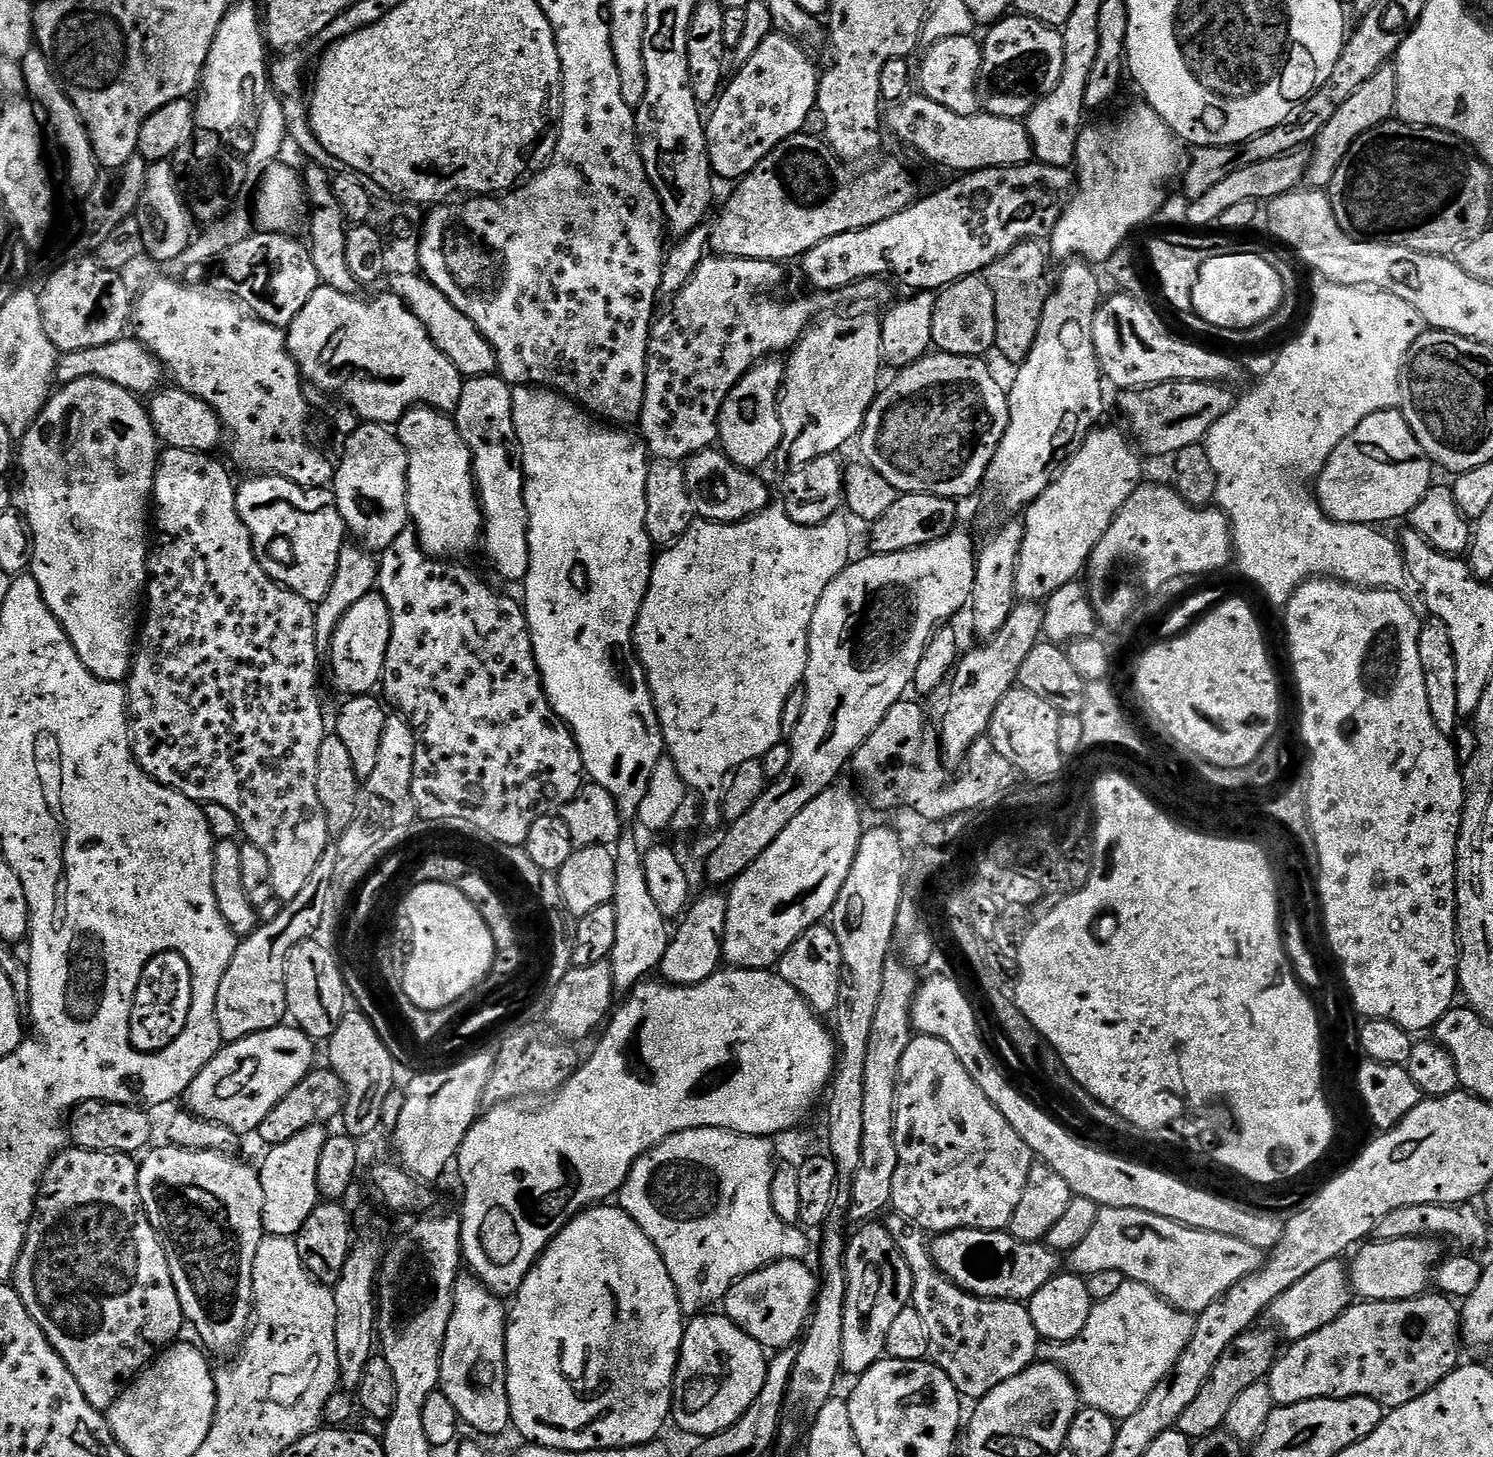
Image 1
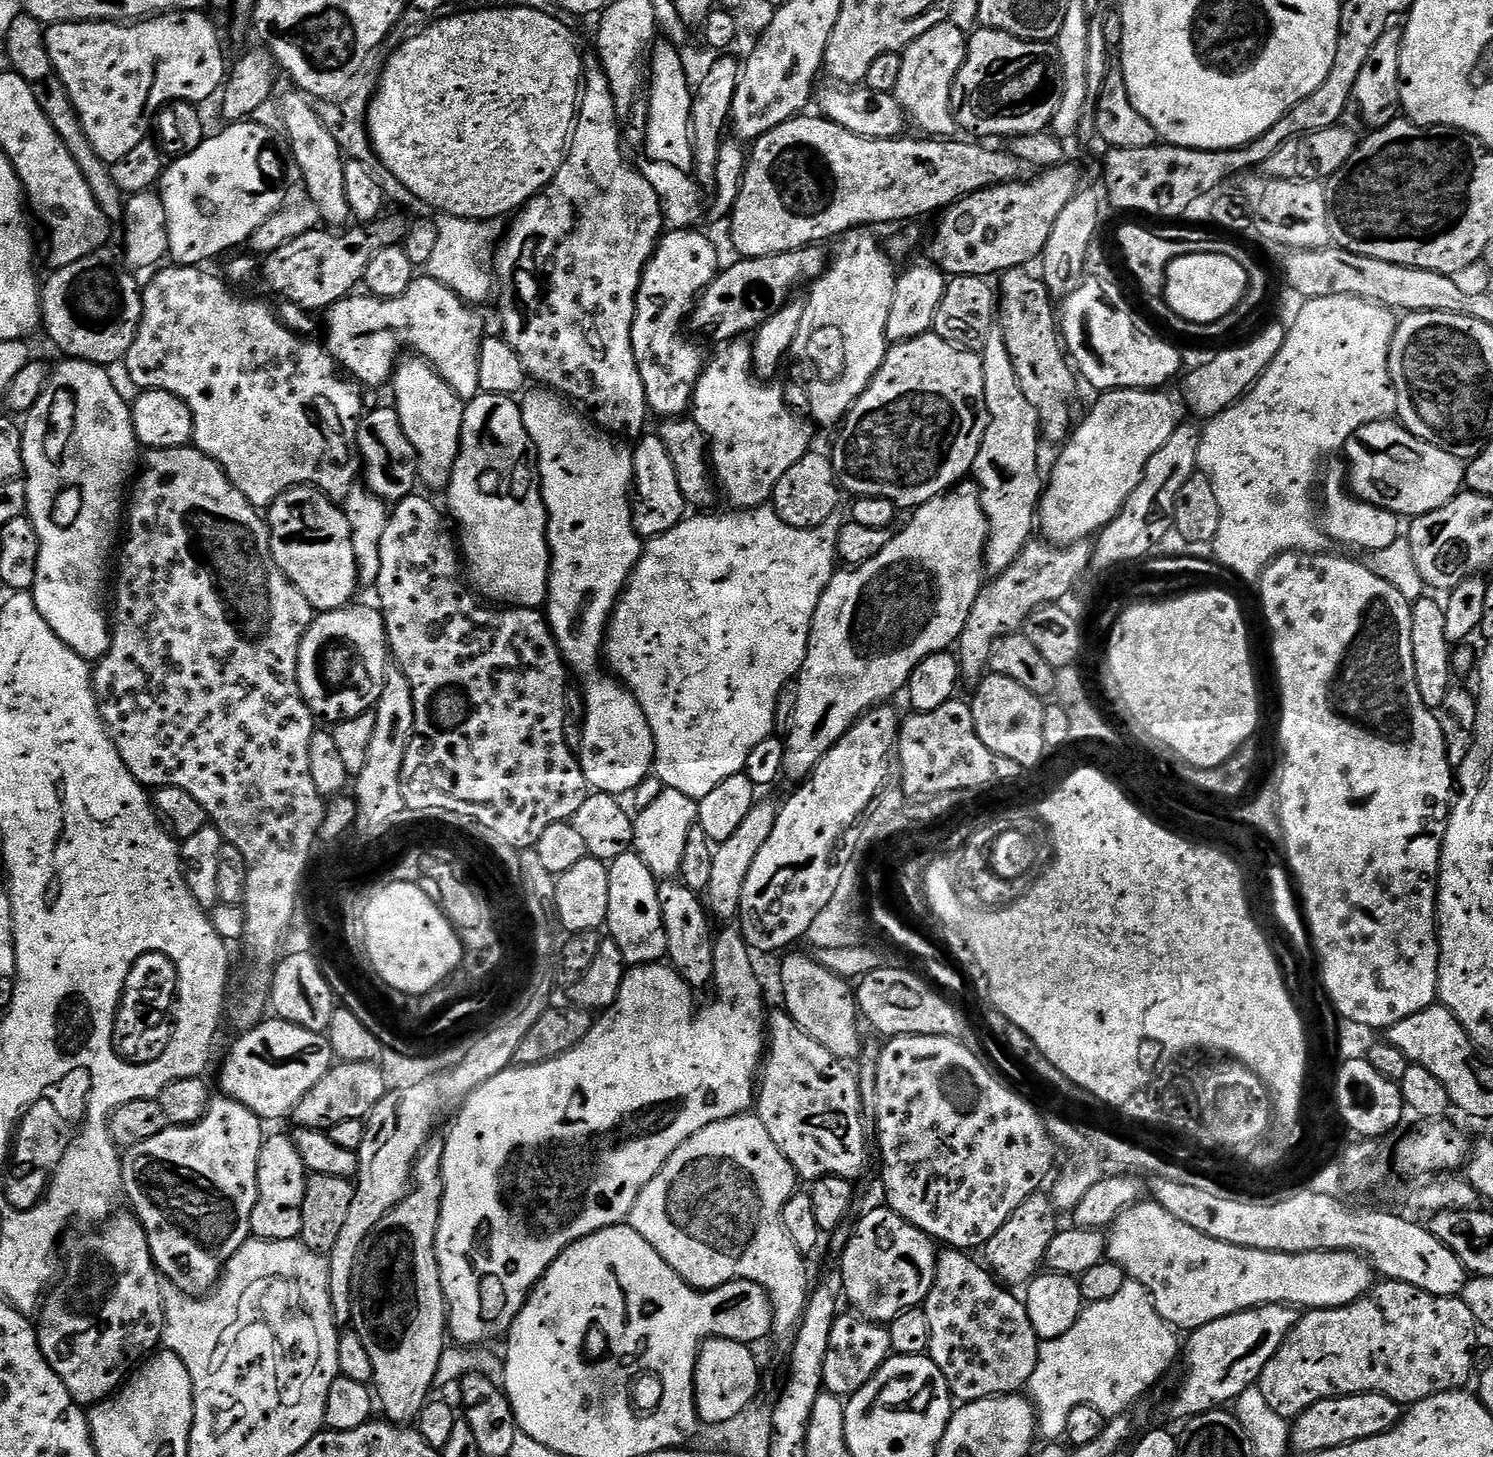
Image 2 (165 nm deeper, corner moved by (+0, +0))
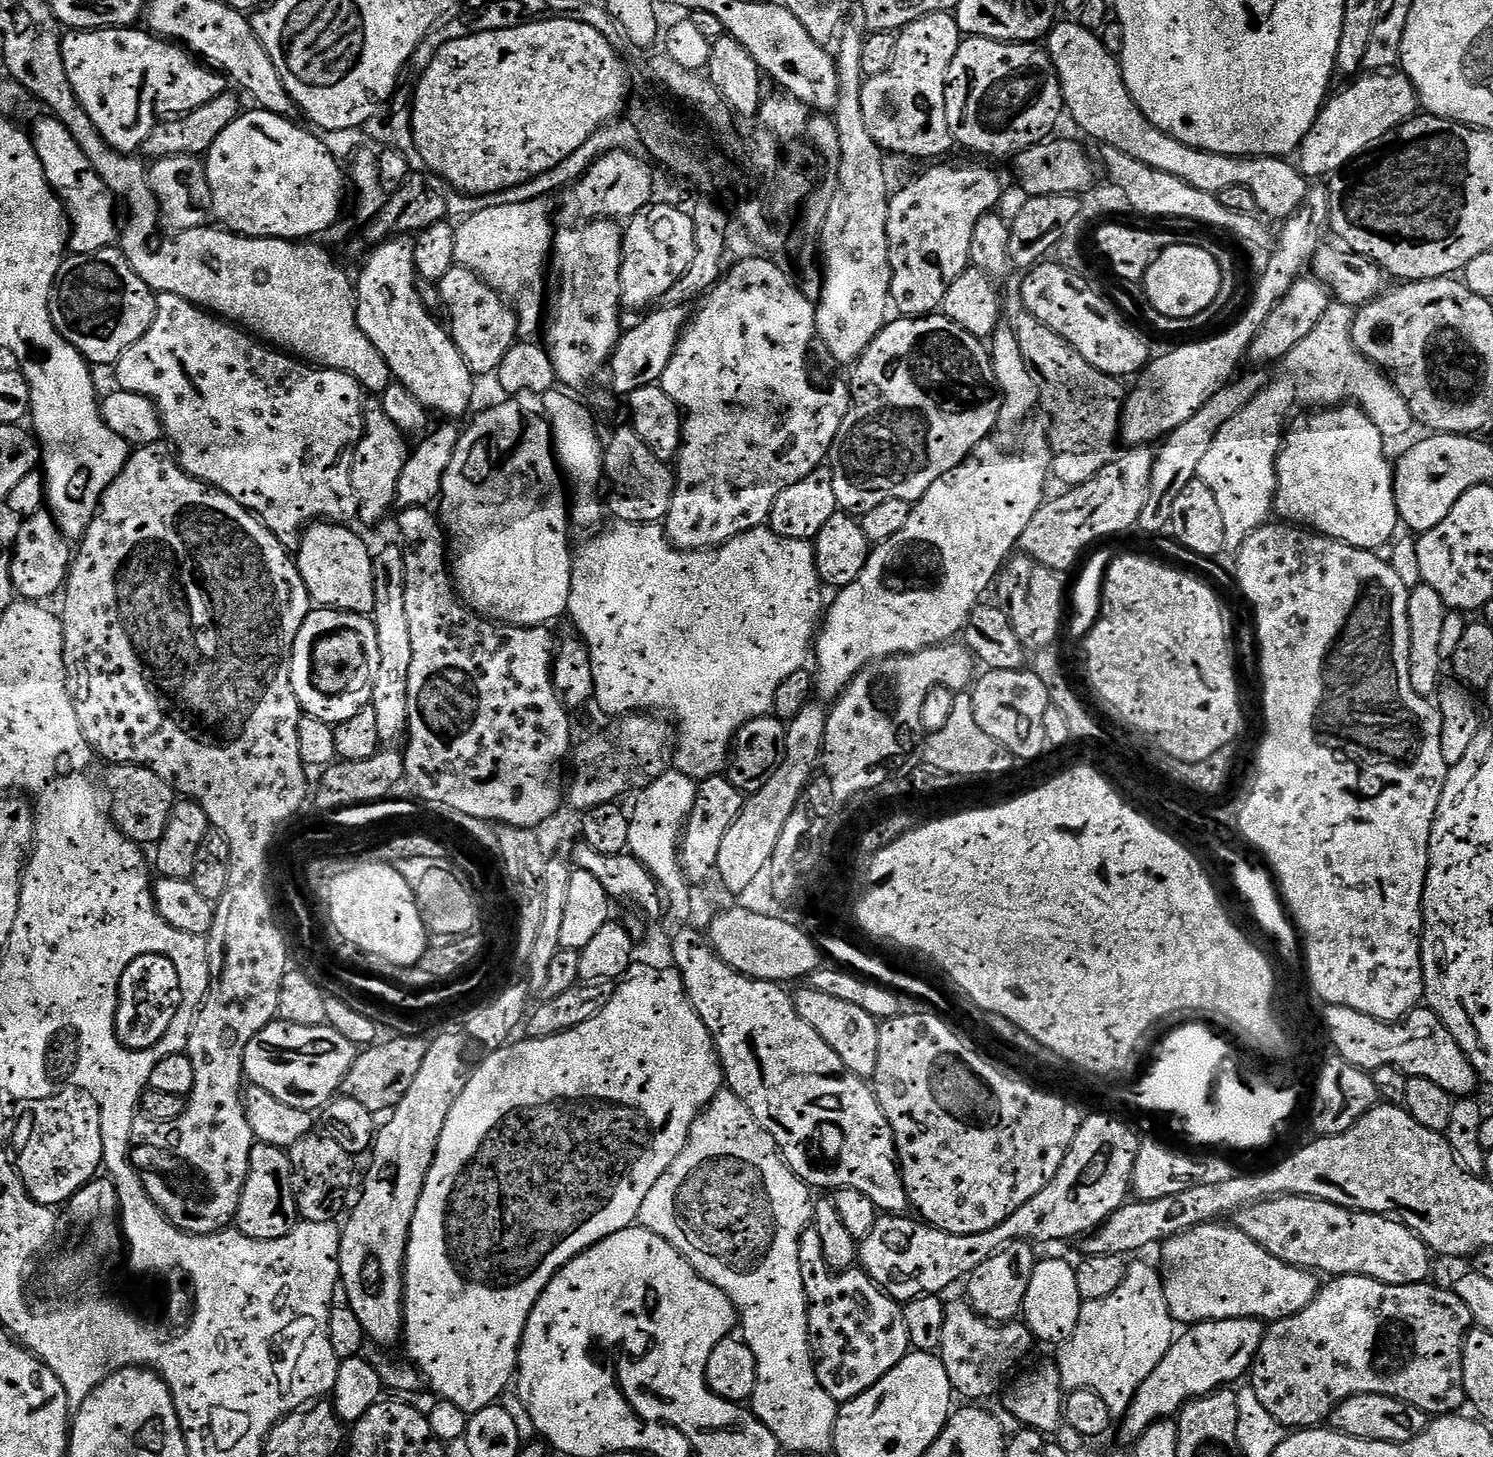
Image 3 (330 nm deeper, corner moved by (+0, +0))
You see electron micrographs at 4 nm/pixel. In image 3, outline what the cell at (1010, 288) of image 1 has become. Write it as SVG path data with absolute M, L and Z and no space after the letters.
M1021 314L1014 320L1018 347L1022 350L1022 362L1026 362L1026 371L1030 373L1030 382L1034 382L1034 391L1039 407L1052 421L1048 424L1046 439L1052 451L1051 475L1064 483L1065 489L1077 488L1090 482L1107 464L1113 463L1116 452L1116 440L1121 439L1120 426L1124 414L1122 391L1113 377L1099 372L1079 354L1064 337L1060 337L1050 326L1043 324L1034 315Z

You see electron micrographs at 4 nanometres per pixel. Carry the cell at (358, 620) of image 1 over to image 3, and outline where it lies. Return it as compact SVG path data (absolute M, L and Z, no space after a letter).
M317 607L309 612L298 638L294 638L290 682L305 717L320 719L335 726L354 718L358 710L369 707L374 694L374 678L378 678L378 634L371 619L353 612L337 612L335 608Z

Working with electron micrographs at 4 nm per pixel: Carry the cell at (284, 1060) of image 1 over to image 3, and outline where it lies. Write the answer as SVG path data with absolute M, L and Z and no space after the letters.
M282 1019L273 1020L266 1030L262 1030L246 1046L244 1059L244 1075L249 1085L266 1090L266 1094L274 1094L278 1102L286 1102L286 1106L315 1113L324 1105L332 1103L334 1097L343 1089L344 1079L358 1055L356 1045L346 1042L342 1034L338 1034L327 1026L294 1026Z

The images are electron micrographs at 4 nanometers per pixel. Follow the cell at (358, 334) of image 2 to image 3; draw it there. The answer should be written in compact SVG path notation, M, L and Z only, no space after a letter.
M453 266L438 287L442 308L448 311L446 327L473 377L495 373L502 358L517 343L517 315L511 307L507 308L508 304L499 294L466 268Z

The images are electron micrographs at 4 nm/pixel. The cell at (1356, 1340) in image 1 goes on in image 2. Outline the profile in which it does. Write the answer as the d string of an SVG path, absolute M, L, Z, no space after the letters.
M1384 1280L1353 1304L1305 1311L1274 1358L1266 1362L1258 1387L1267 1405L1289 1422L1318 1402L1335 1396L1361 1396L1363 1392L1382 1394L1398 1405L1411 1406L1443 1392L1459 1392L1469 1387L1472 1359L1476 1356L1476 1332L1475 1316L1464 1299L1435 1296L1406 1282Z

